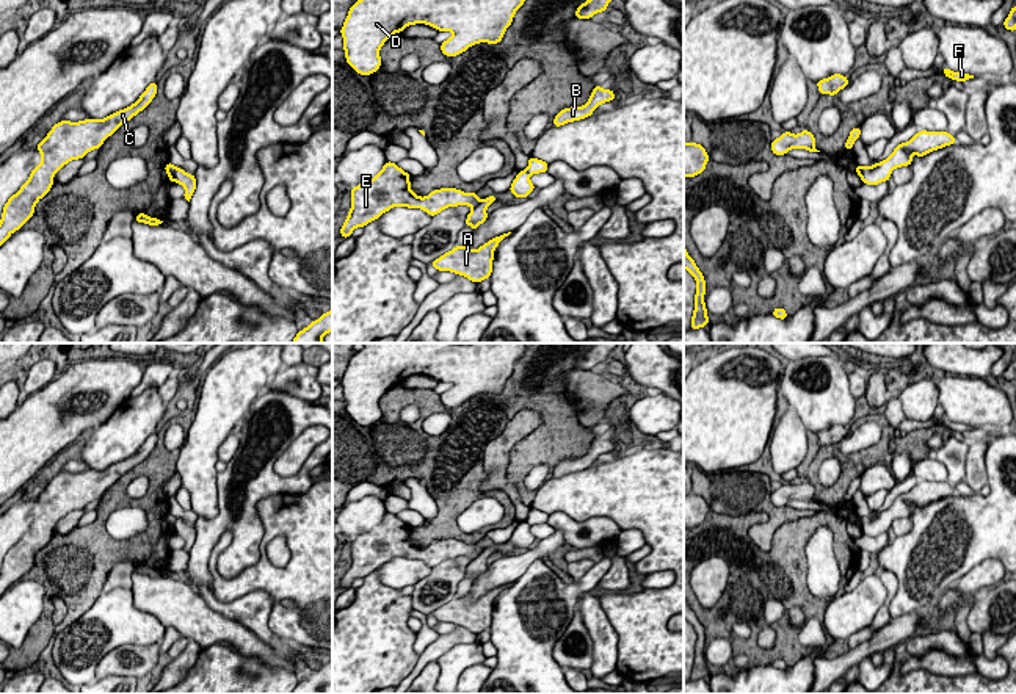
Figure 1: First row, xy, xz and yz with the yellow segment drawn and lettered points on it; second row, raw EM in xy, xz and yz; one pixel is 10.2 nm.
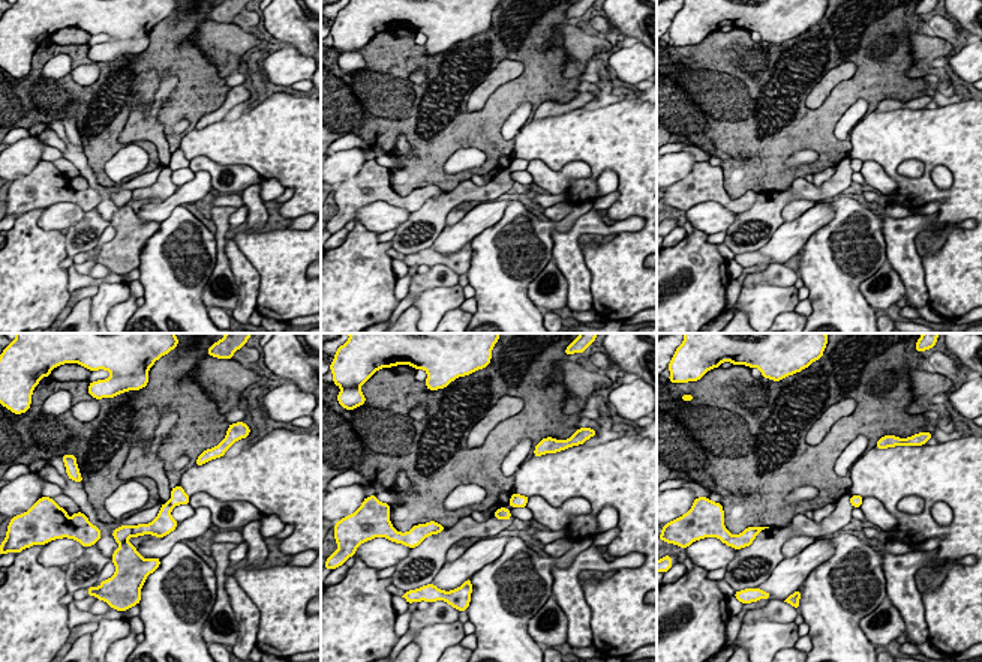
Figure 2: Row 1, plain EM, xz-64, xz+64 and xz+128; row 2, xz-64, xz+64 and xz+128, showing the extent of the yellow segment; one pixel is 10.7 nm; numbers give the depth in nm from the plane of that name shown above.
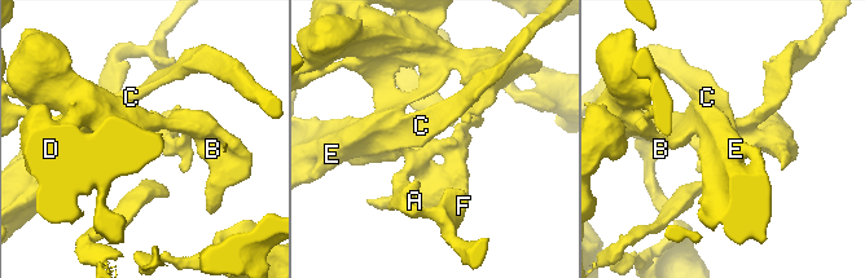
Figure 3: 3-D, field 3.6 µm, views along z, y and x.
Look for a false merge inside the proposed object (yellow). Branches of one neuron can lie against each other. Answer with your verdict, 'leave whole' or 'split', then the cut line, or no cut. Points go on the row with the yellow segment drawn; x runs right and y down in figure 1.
split | xy (174, 168), (176, 180)

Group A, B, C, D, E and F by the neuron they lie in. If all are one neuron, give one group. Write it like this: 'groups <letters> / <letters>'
groups A F / B C D E

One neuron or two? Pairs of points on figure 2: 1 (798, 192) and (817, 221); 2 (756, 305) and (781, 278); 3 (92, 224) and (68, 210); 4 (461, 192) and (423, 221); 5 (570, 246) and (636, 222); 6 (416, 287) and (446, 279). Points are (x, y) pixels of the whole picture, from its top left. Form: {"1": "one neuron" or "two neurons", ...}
{"1": "two neurons", "2": "two neurons", "3": "two neurons", "4": "one neuron", "5": "one neuron", "6": "one neuron"}

